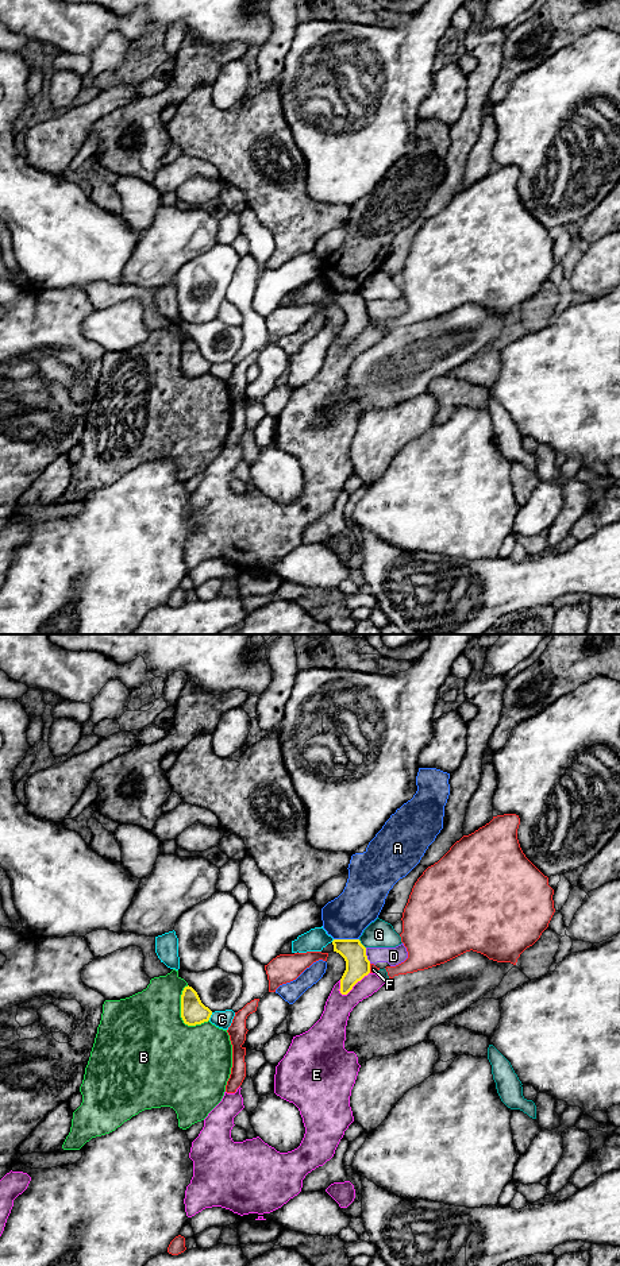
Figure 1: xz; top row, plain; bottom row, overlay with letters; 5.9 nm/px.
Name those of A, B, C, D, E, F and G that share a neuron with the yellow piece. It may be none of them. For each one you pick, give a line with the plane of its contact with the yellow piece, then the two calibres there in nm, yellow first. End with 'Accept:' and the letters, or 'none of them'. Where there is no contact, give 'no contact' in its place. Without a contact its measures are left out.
Accept: none of them

